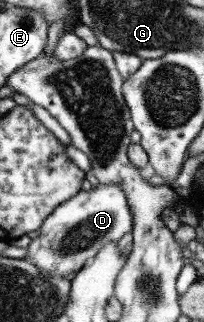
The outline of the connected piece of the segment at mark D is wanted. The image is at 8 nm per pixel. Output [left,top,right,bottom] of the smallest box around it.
[24,183,132,277]

